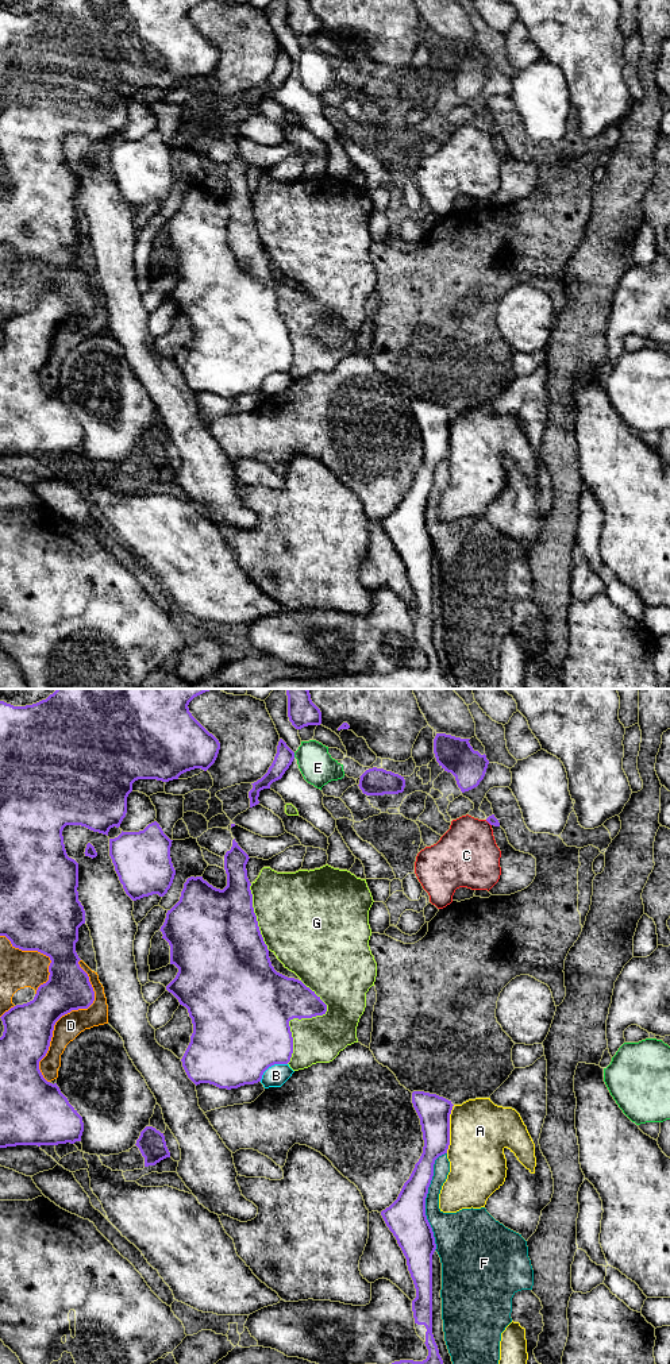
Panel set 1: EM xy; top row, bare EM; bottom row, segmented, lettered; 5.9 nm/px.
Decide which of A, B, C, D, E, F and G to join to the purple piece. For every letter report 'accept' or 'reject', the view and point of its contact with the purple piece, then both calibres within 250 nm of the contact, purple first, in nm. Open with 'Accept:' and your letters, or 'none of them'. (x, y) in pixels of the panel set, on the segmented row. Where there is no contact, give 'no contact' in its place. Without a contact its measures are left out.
Accept: G
A: reject; contact xy (449, 1129); calibres 190 and 360 nm
B: reject; contact xy (270, 1066); calibres 500 and 130 nm
C: reject; contact xy (488, 821); calibres 60 and 380 nm
D: reject; contact xy (65, 1013); calibres 280 and 150 nm
E: reject; contact xy (293, 755); calibres 110 and 200 nm
F: reject; contact xy (424, 1199); calibres 240 and 220 nm
G: accept; contact xy (301, 1017); calibres 400 and 280 nm

